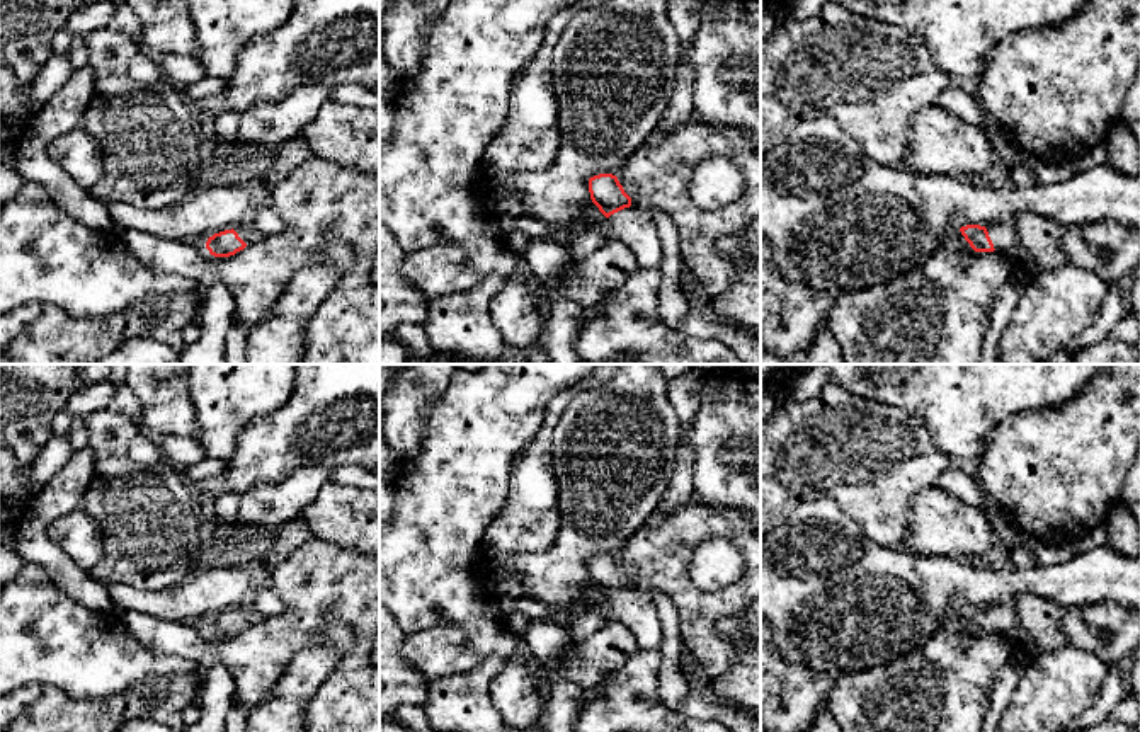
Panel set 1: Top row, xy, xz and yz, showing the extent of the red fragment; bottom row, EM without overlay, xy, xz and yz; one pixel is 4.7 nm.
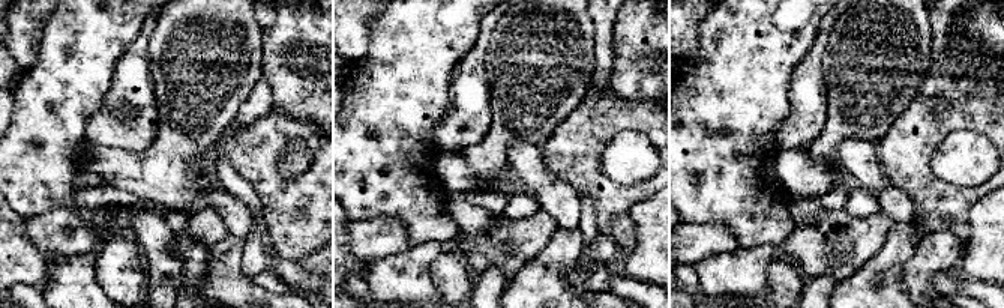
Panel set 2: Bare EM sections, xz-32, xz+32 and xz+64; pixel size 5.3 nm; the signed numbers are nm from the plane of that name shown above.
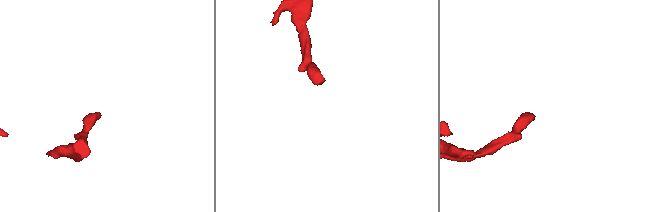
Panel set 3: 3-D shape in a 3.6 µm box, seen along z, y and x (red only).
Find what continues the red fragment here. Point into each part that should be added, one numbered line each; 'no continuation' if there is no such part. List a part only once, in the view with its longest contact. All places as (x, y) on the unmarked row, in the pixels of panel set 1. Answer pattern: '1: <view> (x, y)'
1: xz (632, 608)

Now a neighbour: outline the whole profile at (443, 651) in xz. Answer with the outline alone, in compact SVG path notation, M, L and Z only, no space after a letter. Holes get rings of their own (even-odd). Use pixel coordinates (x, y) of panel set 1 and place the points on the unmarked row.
M456 625L407 635L403 657L427 679L466 672L485 661L473 652L468 635Z

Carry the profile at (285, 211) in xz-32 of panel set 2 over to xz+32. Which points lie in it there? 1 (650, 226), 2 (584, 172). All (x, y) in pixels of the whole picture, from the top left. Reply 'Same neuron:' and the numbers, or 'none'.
Same neuron: 2

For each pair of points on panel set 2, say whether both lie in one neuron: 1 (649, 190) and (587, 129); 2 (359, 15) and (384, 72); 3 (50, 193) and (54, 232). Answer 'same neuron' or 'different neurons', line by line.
1: same neuron
2: different neurons
3: different neurons

